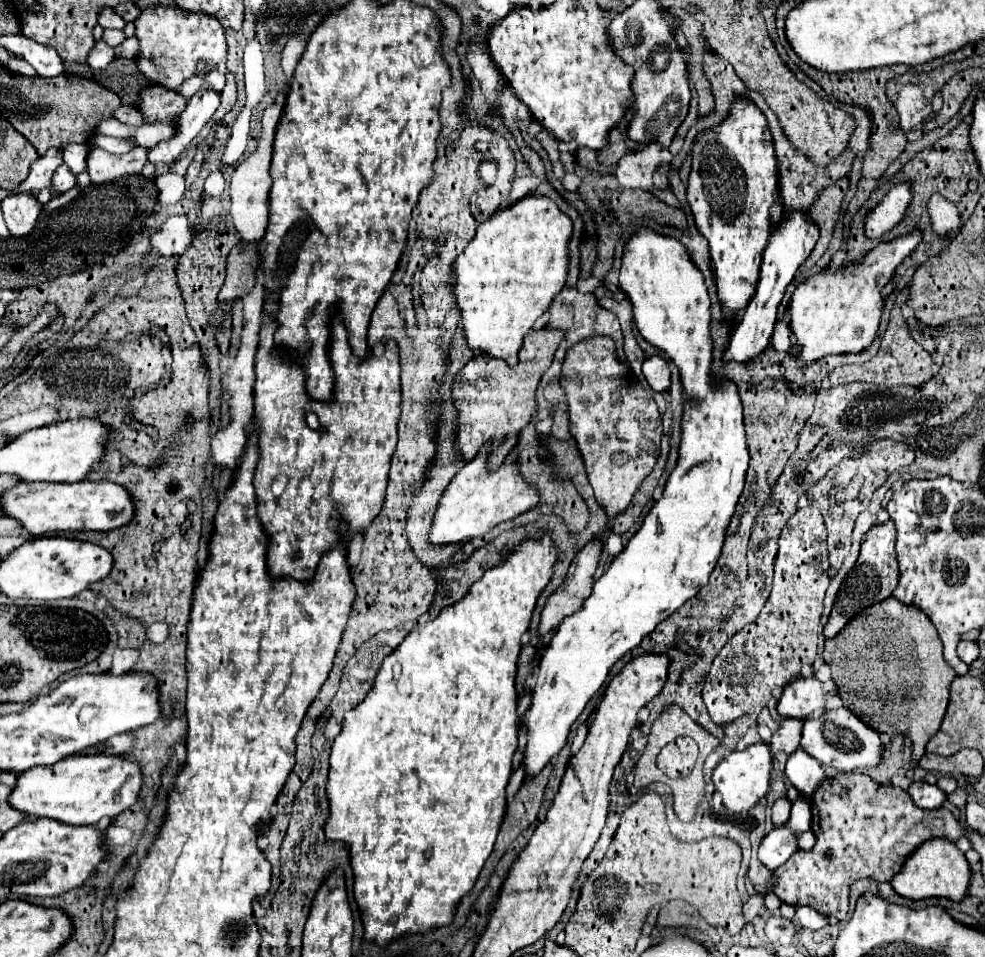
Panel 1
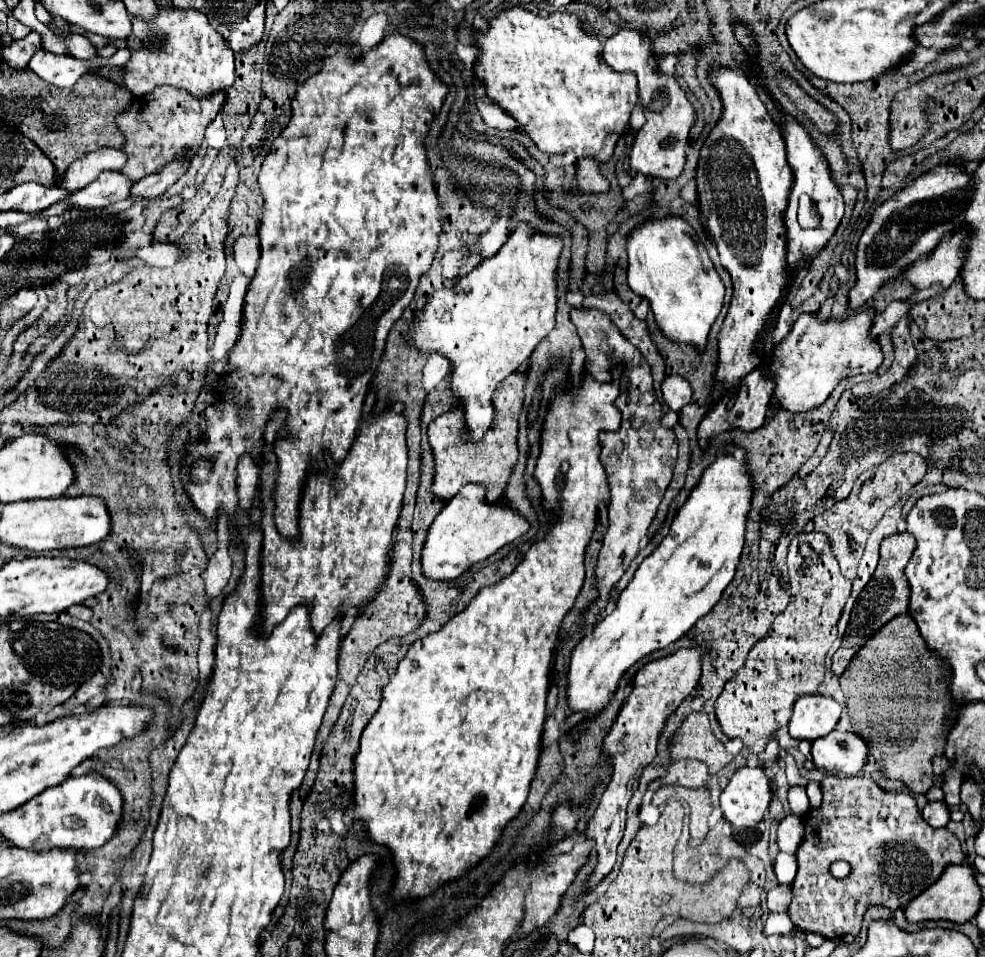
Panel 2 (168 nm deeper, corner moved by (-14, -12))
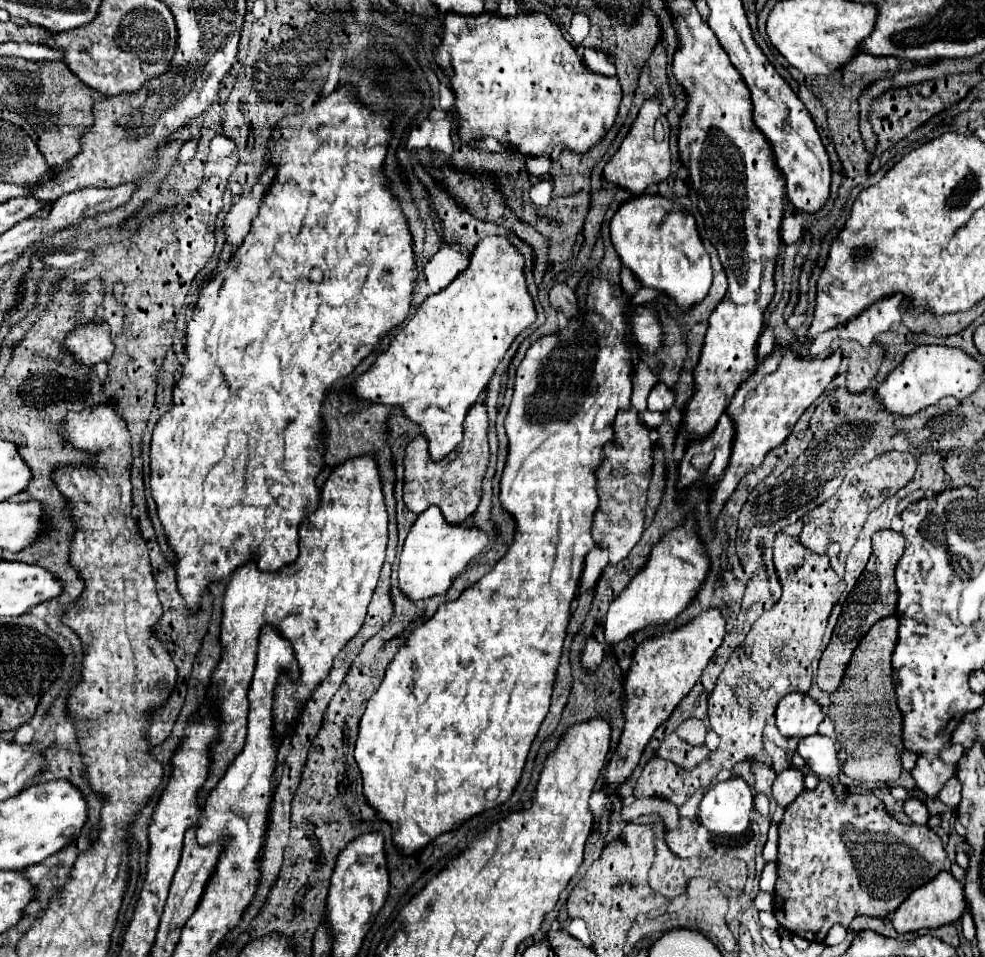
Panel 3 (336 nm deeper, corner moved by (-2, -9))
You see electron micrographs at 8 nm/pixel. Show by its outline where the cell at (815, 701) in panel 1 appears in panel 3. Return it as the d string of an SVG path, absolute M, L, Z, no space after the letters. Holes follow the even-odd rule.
M790 693L776 707L776 725L784 737L802 739L814 735L822 719L820 705L804 693Z

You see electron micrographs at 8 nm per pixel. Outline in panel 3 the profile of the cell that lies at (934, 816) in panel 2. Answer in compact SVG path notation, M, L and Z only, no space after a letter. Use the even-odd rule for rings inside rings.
M910 797L910 799L904 801L904 813L906 813L914 823L918 823L918 825L926 825L926 821L928 821L928 817L930 817L926 805L924 805L920 799L914 799L914 797Z

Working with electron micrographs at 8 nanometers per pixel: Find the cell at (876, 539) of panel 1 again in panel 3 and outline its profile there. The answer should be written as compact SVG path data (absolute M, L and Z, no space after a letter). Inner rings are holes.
M892 529L878 531L872 537L872 547L874 547L874 551L870 555L870 561L868 561L864 573L860 575L854 591L850 591L846 603L842 605L842 613L840 613L838 623L834 627L832 639L830 639L828 647L824 649L822 659L820 659L820 665L818 665L816 683L826 693L834 693L838 689L838 685L840 685L840 681L844 677L844 671L846 671L846 667L850 663L852 651L864 639L864 635L870 631L870 627L876 621L880 621L880 619L896 613L898 587L894 583L894 569L896 569L898 559L904 553L904 535L902 533L896 533Z

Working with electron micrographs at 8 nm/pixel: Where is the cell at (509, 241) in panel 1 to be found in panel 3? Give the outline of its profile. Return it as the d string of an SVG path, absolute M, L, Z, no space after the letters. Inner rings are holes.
M484 237L470 253L470 265L460 271L446 289L428 297L414 311L410 321L392 339L388 351L382 353L376 363L352 383L348 395L338 393L342 403L338 411L348 415L368 409L370 405L392 405L400 409L406 419L420 427L420 433L428 441L430 459L442 461L462 441L462 423L466 411L486 389L510 343L534 321L536 311L524 281L524 257L504 237Z

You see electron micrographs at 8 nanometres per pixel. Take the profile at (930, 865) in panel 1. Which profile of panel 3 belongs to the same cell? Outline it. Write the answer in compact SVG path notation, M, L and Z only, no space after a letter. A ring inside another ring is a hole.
M940 873L936 875L936 879L932 879L932 883L926 883L924 887L916 889L892 915L892 925L898 933L910 933L910 931L918 931L918 929L938 929L942 925L948 923L956 923L962 913L966 909L966 901L964 901L964 889L962 885L948 873Z

